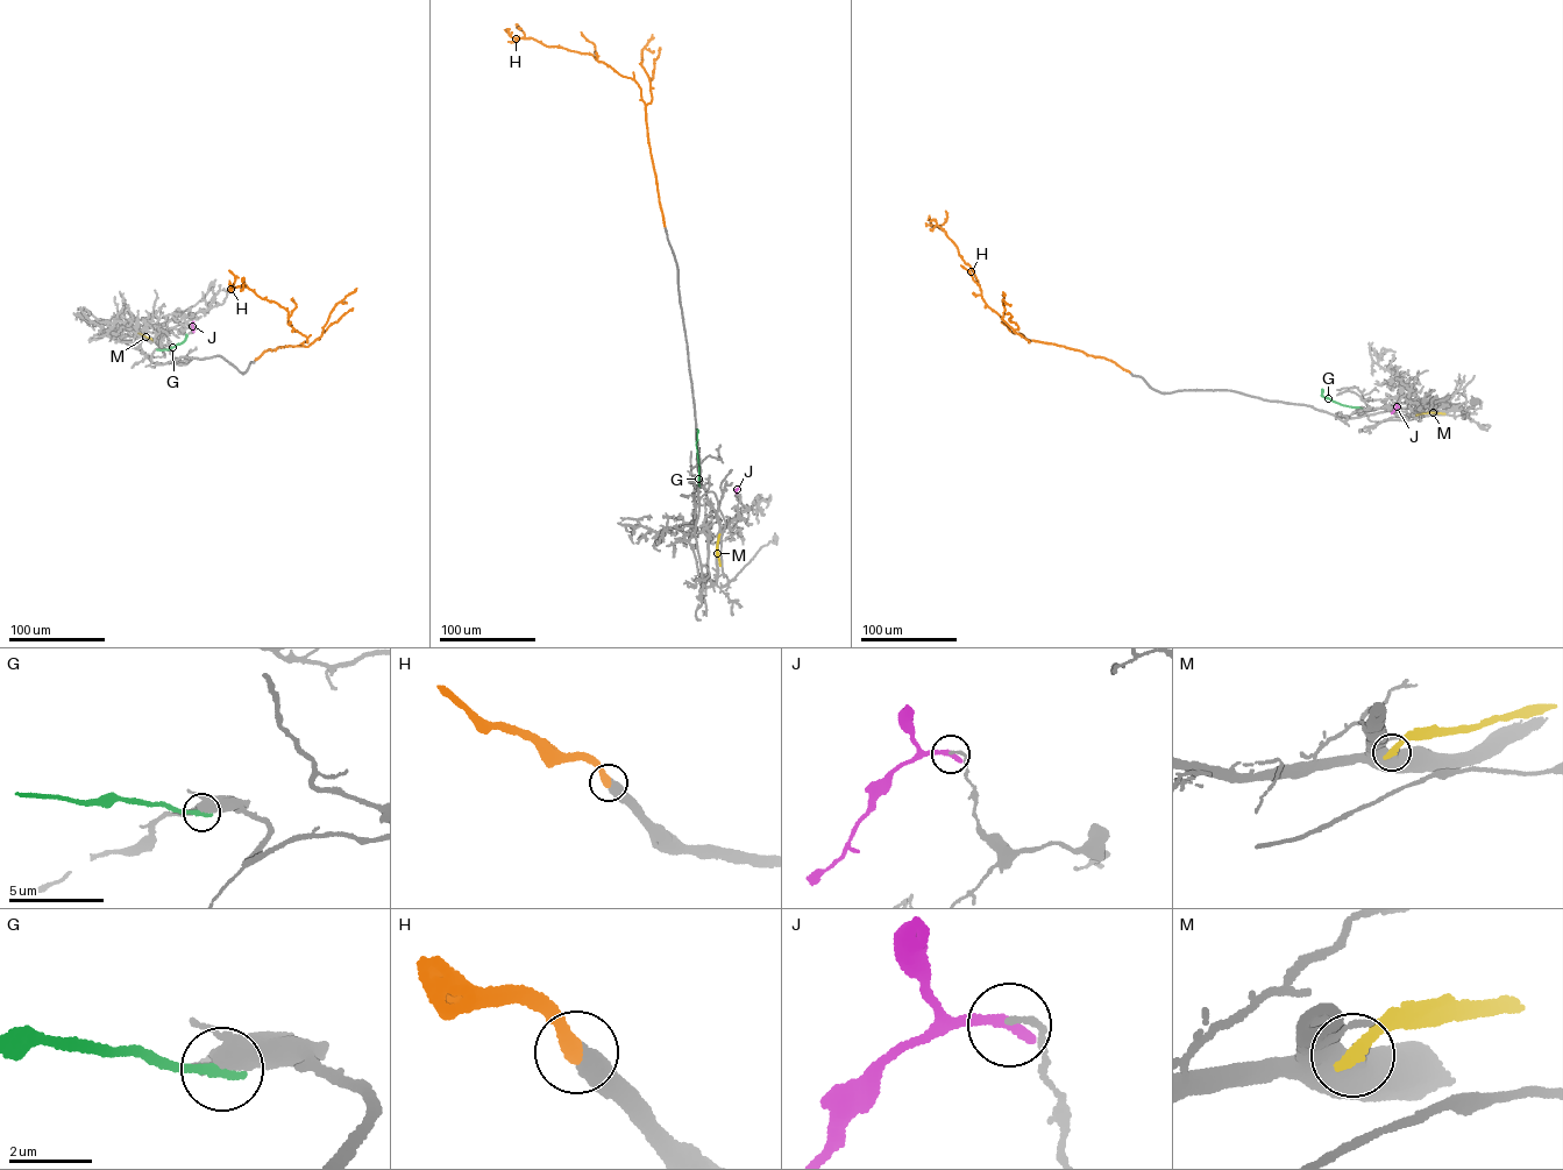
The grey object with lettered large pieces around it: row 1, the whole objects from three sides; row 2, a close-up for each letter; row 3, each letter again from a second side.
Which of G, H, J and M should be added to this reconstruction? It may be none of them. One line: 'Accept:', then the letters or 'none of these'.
Accept: H

